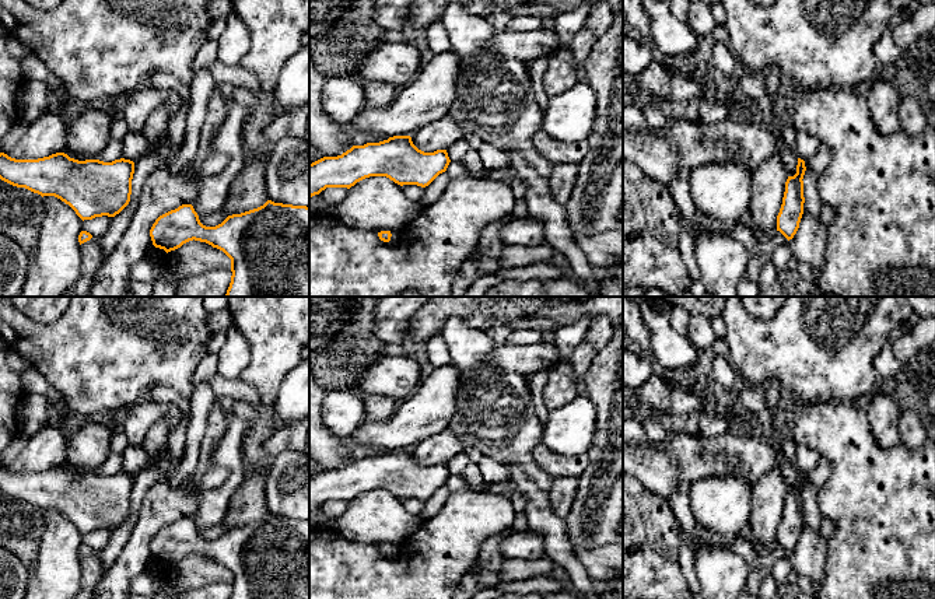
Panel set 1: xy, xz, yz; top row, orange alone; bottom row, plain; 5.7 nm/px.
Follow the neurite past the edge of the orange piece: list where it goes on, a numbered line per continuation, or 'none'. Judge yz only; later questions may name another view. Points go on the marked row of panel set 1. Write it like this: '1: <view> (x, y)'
none

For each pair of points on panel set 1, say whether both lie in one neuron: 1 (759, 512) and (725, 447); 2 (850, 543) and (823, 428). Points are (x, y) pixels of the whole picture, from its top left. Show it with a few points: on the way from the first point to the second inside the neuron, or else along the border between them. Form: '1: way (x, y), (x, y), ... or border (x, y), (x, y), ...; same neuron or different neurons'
1: border (773, 466), (753, 486); different neurons
2: way (850, 515), (850, 456); same neuron

